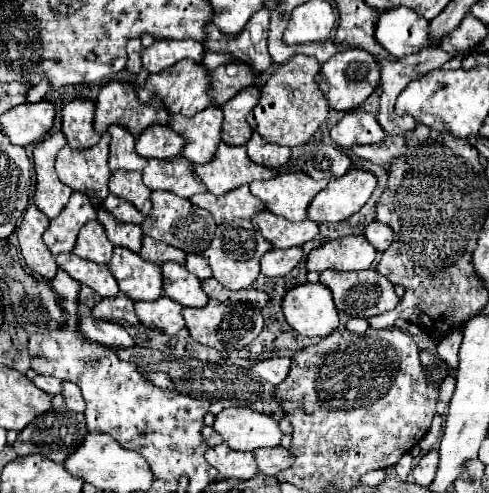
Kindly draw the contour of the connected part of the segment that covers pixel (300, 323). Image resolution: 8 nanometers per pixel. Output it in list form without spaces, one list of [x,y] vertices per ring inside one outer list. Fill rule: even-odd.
[[[302,283],[288,289],[282,311],[288,325],[304,337],[326,337],[338,327],[338,311],[330,289],[322,283]]]

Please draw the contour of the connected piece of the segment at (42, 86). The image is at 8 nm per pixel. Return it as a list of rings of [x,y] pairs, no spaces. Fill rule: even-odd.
[[[46,79],[46,81],[42,81],[42,83],[38,83],[38,85],[34,85],[32,89],[30,89],[30,95],[28,95],[28,101],[32,103],[32,101],[40,101],[40,99],[44,99],[44,95],[50,91],[50,81]]]

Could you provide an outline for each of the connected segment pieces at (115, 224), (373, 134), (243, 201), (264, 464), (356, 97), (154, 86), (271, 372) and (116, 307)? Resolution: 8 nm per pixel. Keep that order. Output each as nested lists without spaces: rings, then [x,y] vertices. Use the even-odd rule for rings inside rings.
[[[98,207],[98,221],[104,225],[106,235],[114,245],[128,247],[134,253],[140,251],[142,247],[142,227],[140,225],[118,221],[104,207]]]
[[[352,111],[332,127],[330,137],[334,139],[336,145],[350,149],[354,145],[382,143],[386,139],[386,131],[370,113]]]
[[[246,185],[236,187],[236,189],[232,189],[220,197],[216,197],[212,193],[194,195],[194,197],[190,197],[190,201],[194,205],[210,211],[216,223],[238,219],[238,217],[250,219],[256,211],[264,209],[264,203],[260,199],[256,199]]]
[[[282,447],[258,449],[258,451],[254,451],[254,455],[256,455],[258,471],[268,475],[268,477],[274,477],[278,471],[288,469],[294,463],[294,455],[288,449],[282,449]]]
[[[344,49],[322,63],[322,75],[318,79],[322,83],[322,91],[326,91],[326,99],[334,111],[352,111],[362,105],[374,89],[380,85],[380,65],[378,61],[362,49]]]
[[[184,59],[176,67],[170,67],[170,71],[162,71],[146,79],[146,85],[140,89],[140,99],[148,101],[152,95],[158,95],[166,103],[170,113],[182,113],[186,117],[196,115],[198,111],[214,105],[210,97],[210,69],[204,63],[194,63],[192,59]]]
[[[272,357],[266,361],[260,361],[254,365],[254,373],[260,375],[262,379],[266,379],[272,385],[282,383],[288,377],[290,371],[290,359],[288,357]]]
[[[118,293],[114,297],[102,299],[92,309],[92,315],[98,319],[108,319],[108,321],[126,321],[132,325],[138,325],[138,317],[134,315],[134,301],[126,293]]]

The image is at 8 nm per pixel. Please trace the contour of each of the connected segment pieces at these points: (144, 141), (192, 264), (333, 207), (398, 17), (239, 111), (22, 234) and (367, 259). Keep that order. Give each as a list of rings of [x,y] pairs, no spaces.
[[[154,125],[154,127],[146,127],[146,131],[142,131],[136,137],[136,151],[138,155],[150,159],[170,159],[174,155],[178,155],[184,147],[184,139],[172,131],[168,125]]]
[[[192,253],[192,255],[186,257],[186,269],[190,273],[194,273],[198,279],[212,277],[212,271],[210,271],[210,265],[206,263],[206,259],[202,255],[196,255],[196,253]]]
[[[352,169],[342,179],[334,179],[308,205],[306,215],[316,223],[344,221],[358,213],[376,189],[376,177],[370,171]]]
[[[392,7],[392,9],[378,9],[376,21],[376,41],[396,59],[406,55],[418,53],[428,49],[428,21],[412,9],[406,7]]]
[[[250,87],[246,91],[240,91],[234,95],[234,99],[228,99],[220,109],[224,113],[224,123],[222,123],[222,141],[228,145],[244,145],[252,129],[246,121],[246,115],[256,107],[260,101],[260,87]]]
[[[32,203],[26,209],[22,223],[18,227],[18,233],[16,233],[26,265],[34,273],[42,275],[44,279],[52,279],[58,269],[54,255],[50,253],[50,249],[42,241],[42,235],[48,229],[48,223],[50,223],[50,219]]]
[[[364,235],[338,237],[316,249],[306,257],[308,271],[360,271],[368,269],[376,257],[376,249],[368,243]]]

